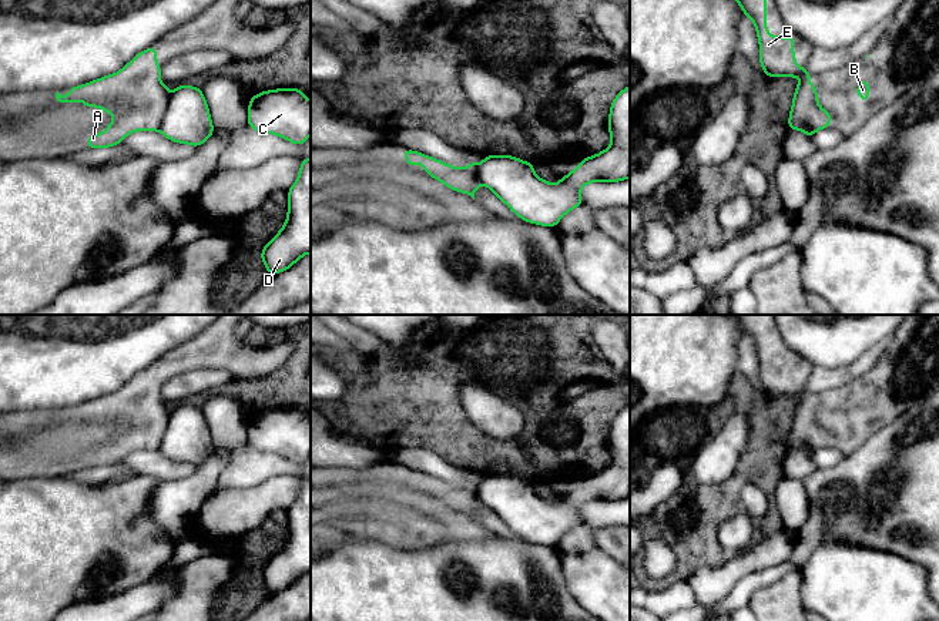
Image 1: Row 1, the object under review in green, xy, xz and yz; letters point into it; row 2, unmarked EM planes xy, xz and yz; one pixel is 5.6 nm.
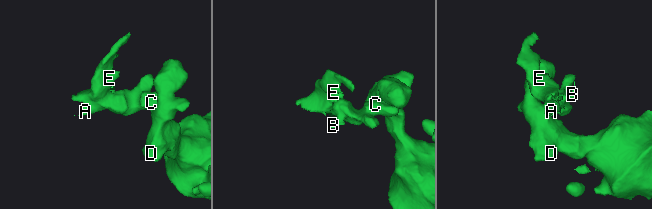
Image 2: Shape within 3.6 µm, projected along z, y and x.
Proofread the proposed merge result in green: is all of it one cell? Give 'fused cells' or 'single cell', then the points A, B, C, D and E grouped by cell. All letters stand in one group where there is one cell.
fused cells; groups A B E / C D

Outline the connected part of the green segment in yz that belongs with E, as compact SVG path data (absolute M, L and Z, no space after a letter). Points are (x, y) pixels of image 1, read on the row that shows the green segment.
M737 0L741 10L755 26L759 43L759 63L768 77L802 77L797 83L788 118L789 130L808 124L814 131L828 128L832 117L818 104L818 90L808 81L814 74L795 63L795 36L774 37L767 30L767 0Z

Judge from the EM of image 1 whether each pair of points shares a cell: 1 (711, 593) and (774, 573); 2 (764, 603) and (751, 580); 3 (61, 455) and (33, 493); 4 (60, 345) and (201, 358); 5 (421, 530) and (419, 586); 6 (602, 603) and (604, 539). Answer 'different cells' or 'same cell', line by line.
1: different cells
2: different cells
3: different cells
4: different cells
5: different cells
6: different cells

